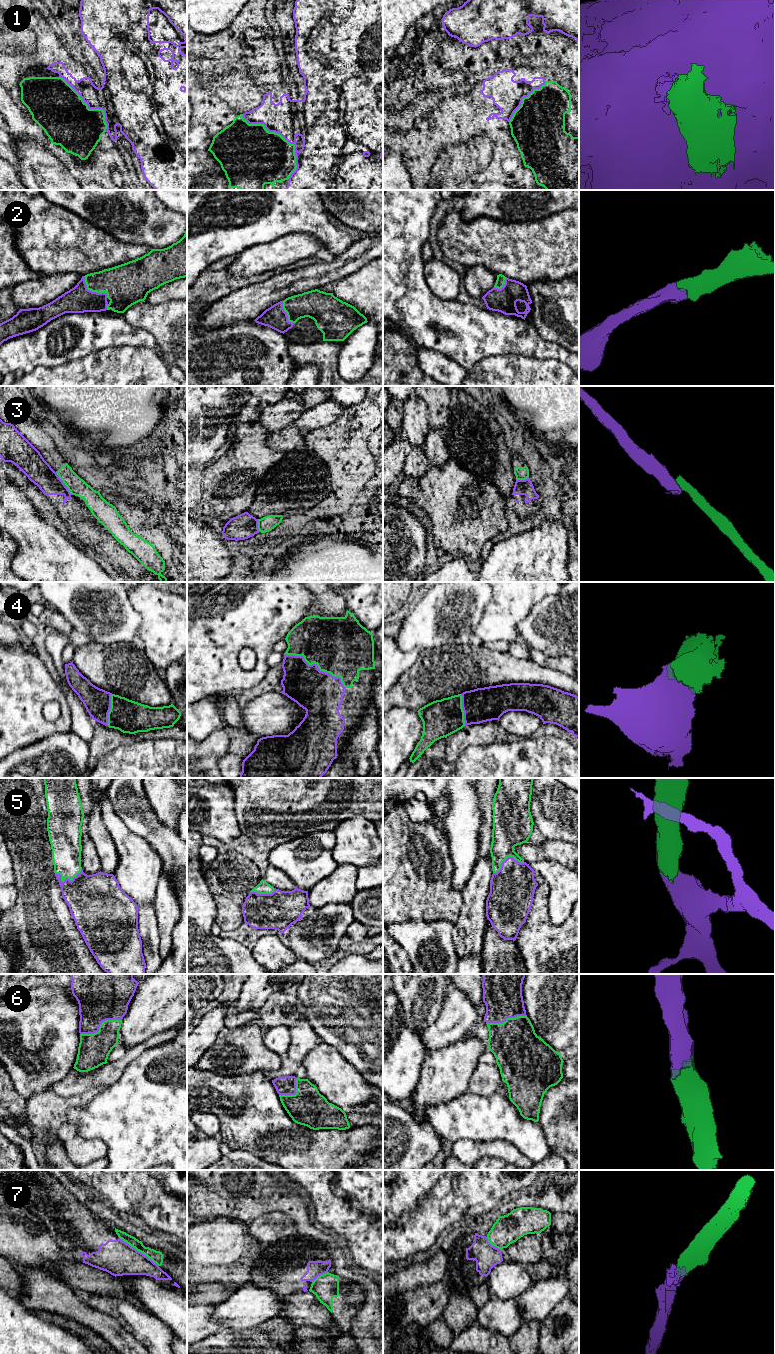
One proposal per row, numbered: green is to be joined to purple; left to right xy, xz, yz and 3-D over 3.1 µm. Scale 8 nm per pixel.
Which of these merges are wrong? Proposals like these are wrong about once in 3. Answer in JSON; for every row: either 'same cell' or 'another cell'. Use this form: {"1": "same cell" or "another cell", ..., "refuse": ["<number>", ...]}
{"1": "another cell", "2": "same cell", "3": "another cell", "4": "same cell", "5": "same cell", "6": "same cell", "7": "another cell", "refuse": ["1", "3", "7"]}

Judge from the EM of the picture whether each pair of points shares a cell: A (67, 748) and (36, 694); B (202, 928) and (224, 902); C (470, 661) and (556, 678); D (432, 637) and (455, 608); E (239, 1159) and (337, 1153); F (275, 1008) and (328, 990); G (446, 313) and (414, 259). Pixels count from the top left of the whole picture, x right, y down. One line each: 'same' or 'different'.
A: different
B: different
C: same
D: same
E: different
F: different
G: same

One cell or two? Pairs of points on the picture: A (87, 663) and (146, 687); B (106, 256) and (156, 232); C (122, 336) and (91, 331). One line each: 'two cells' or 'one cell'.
A: one cell
B: two cells
C: one cell

